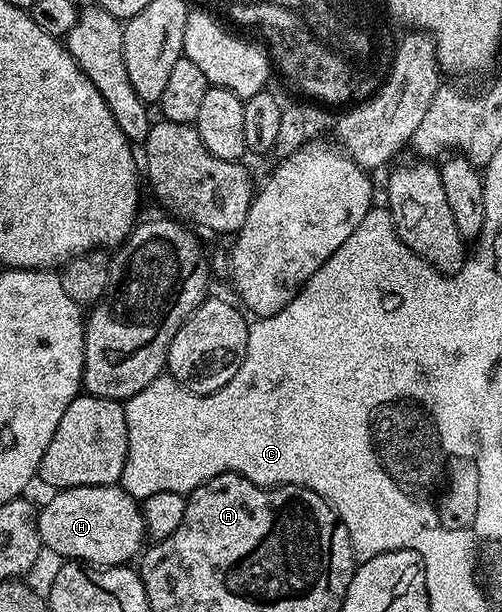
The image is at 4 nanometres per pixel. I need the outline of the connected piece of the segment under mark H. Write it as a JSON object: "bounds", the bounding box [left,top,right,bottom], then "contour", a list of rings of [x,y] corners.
{"bounds":[37,484,148,568],"contour":[[[98,484],[97,487],[93,486],[81,486],[80,488],[64,488],[56,491],[55,496],[51,501],[48,502],[44,508],[40,507],[37,512],[37,527],[39,529],[39,539],[43,542],[43,547],[49,553],[56,552],[57,555],[63,556],[59,558],[66,558],[71,562],[86,562],[91,566],[102,566],[105,568],[114,568],[116,566],[127,566],[132,563],[131,559],[138,557],[140,553],[144,551],[145,543],[148,539],[147,535],[147,521],[143,519],[143,510],[140,501],[134,500],[124,488],[116,486],[115,484]]]}

